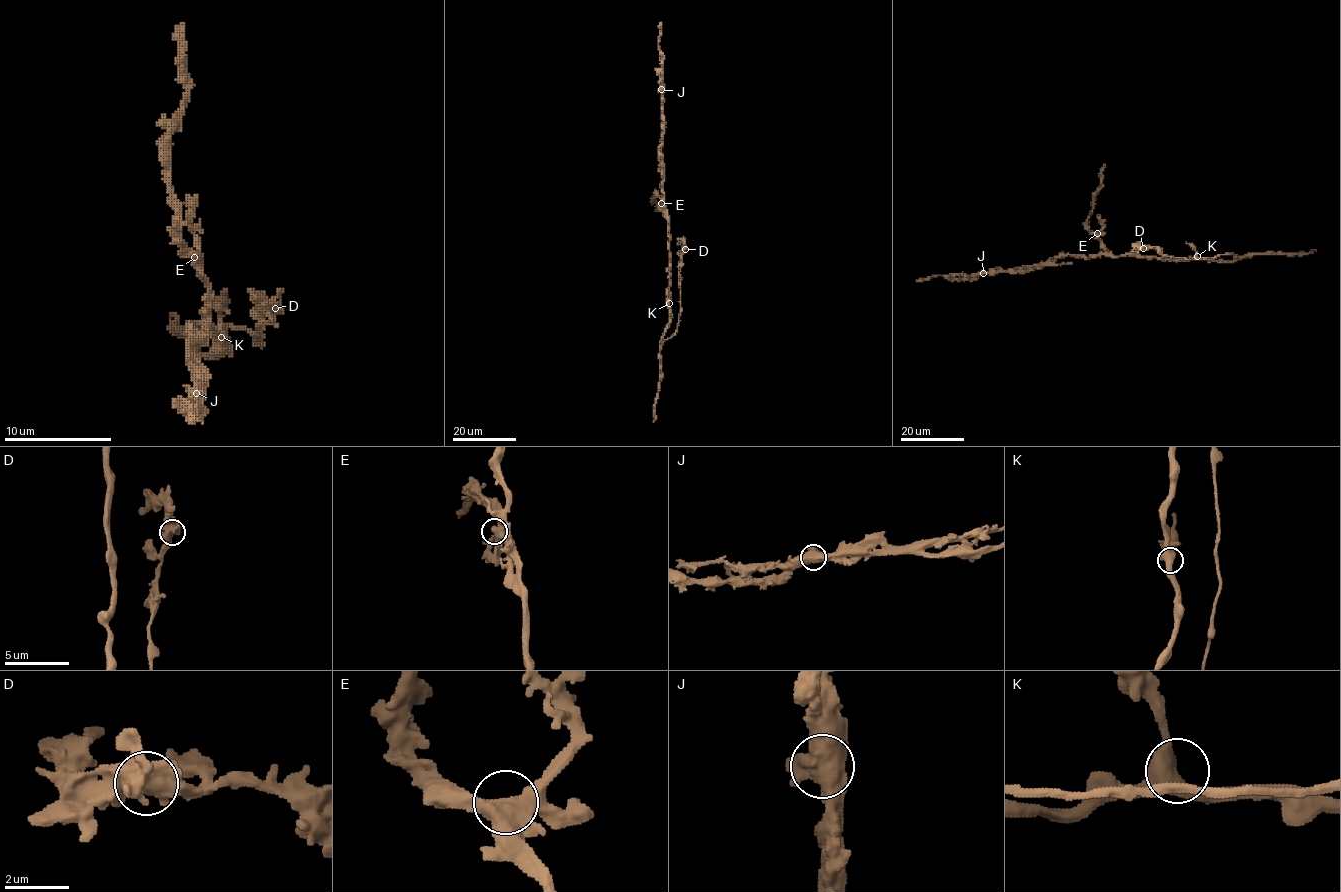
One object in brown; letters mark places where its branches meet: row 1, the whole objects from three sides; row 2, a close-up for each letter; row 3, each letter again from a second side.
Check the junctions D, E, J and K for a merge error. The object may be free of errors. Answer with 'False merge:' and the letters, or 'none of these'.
False merge: J

